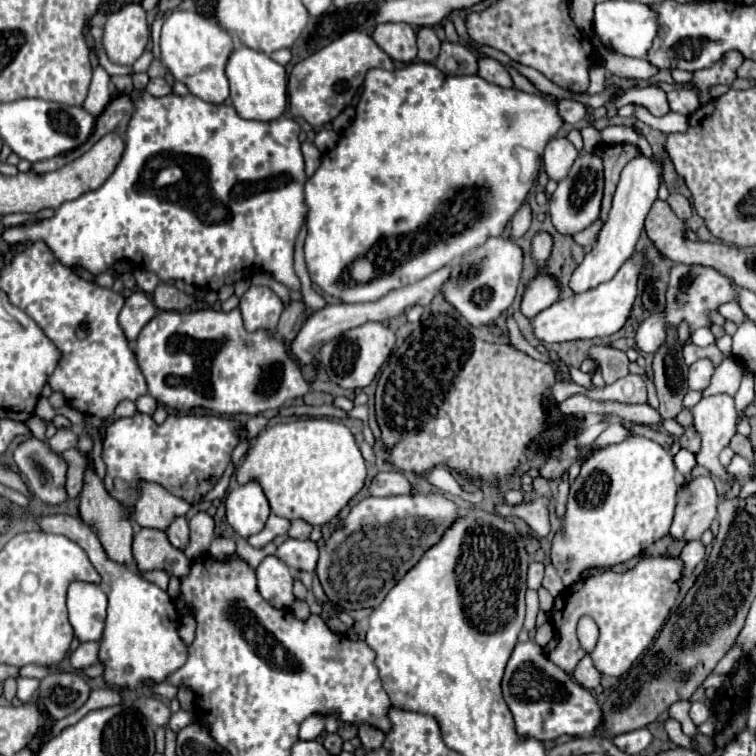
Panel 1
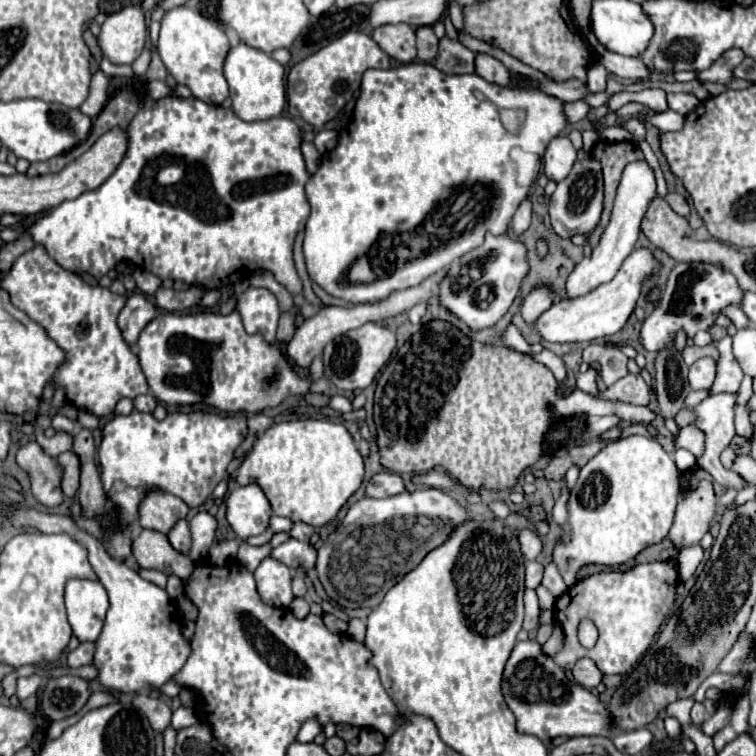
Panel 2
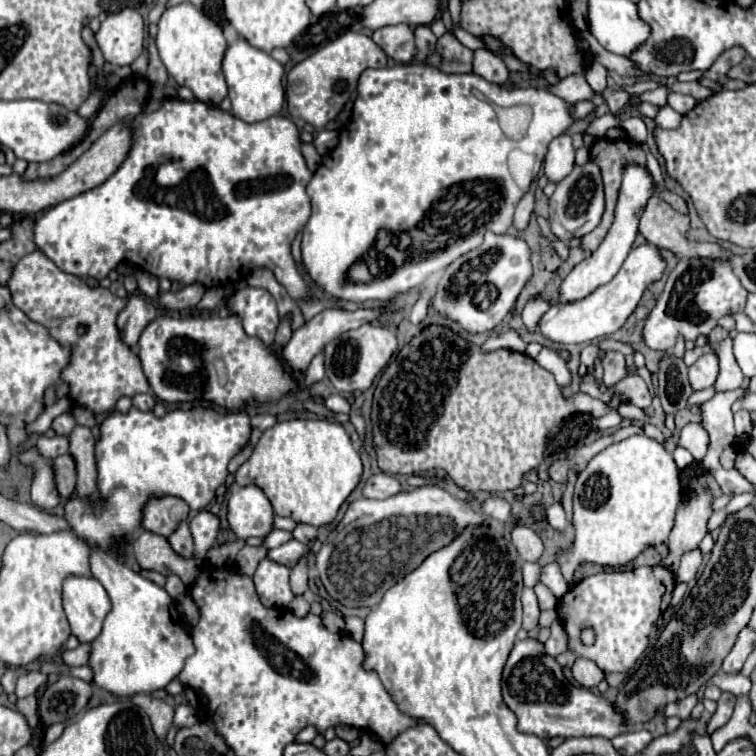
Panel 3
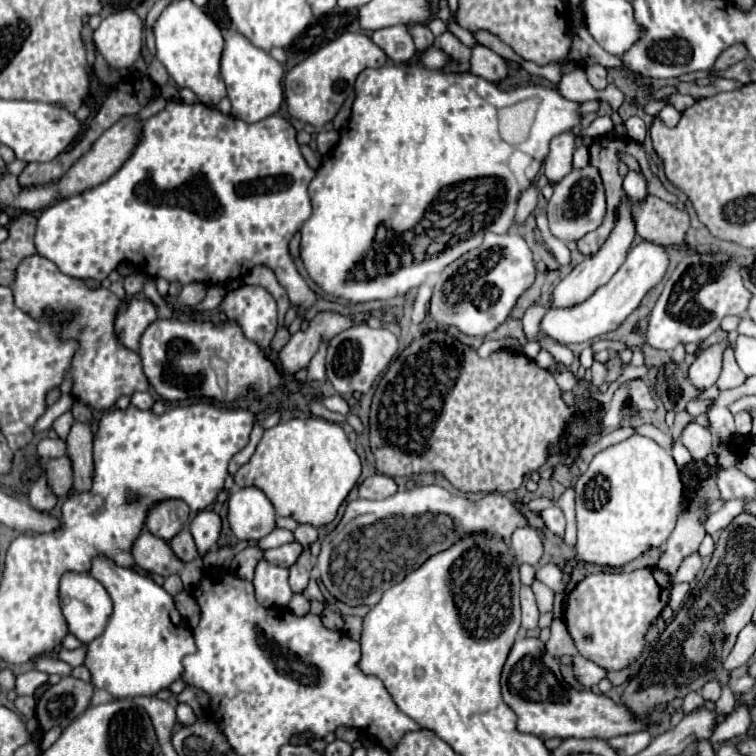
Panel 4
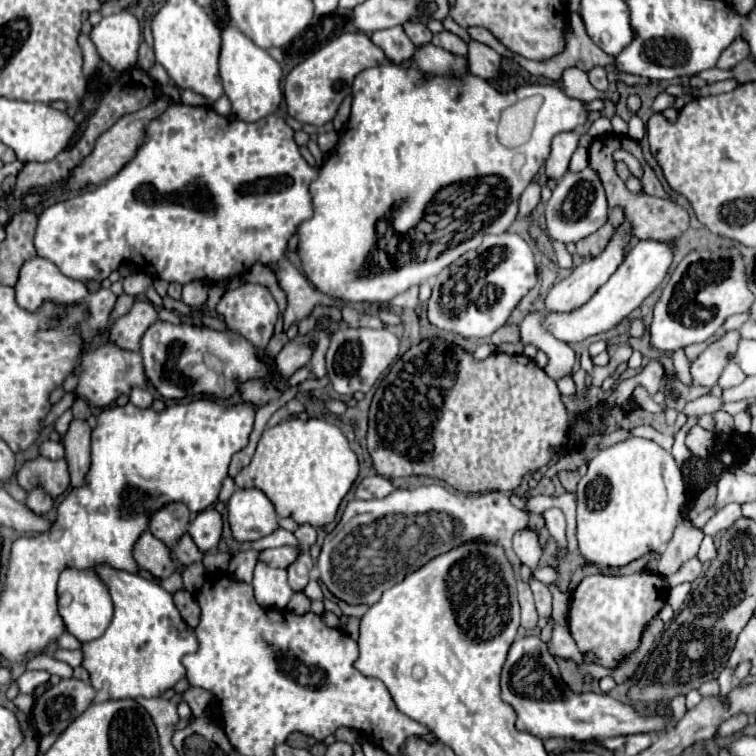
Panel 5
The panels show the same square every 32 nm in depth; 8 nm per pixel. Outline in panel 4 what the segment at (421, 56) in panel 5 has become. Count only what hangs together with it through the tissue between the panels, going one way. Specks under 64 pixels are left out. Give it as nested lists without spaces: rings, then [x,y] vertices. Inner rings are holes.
[[[428,48],[426,52],[424,52],[424,56],[422,56],[422,64],[426,66],[426,68],[436,68],[436,70],[440,70],[444,64],[446,64],[446,54],[442,52],[442,50],[438,50],[438,48]]]

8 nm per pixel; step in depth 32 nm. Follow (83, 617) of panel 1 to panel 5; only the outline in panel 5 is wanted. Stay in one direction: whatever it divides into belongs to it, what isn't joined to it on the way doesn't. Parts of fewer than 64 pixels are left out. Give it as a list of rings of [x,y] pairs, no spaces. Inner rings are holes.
[[[68,568],[60,574],[58,580],[58,608],[64,618],[66,630],[76,636],[82,644],[90,642],[104,634],[104,628],[108,628],[112,620],[112,604],[110,594],[104,582],[94,574],[94,570],[74,570]]]

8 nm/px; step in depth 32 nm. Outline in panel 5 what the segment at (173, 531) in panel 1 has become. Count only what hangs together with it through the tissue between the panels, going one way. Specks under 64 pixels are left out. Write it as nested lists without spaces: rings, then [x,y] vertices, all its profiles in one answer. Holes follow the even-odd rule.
[[[186,532],[184,536],[180,536],[180,540],[176,542],[176,548],[174,548],[174,556],[178,560],[180,566],[186,566],[186,564],[192,564],[196,560],[202,560],[202,552],[196,548],[194,540],[190,538],[190,534]]]

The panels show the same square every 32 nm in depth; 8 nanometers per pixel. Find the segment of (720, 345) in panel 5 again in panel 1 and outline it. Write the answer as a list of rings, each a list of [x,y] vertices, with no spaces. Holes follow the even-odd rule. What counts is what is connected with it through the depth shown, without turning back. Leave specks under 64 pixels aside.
[[[704,358],[704,360],[694,362],[688,370],[688,388],[690,390],[704,390],[710,384],[712,372],[714,372],[714,366],[710,360]]]

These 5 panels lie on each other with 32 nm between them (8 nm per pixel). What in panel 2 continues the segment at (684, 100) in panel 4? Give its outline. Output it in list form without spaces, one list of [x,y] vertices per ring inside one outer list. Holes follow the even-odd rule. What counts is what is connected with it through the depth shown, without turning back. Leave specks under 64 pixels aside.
[[[680,92],[680,94],[668,94],[668,106],[674,110],[674,112],[678,112],[678,114],[688,114],[688,112],[692,112],[696,106],[700,104],[700,100],[694,96],[694,94],[690,94],[690,92]]]

